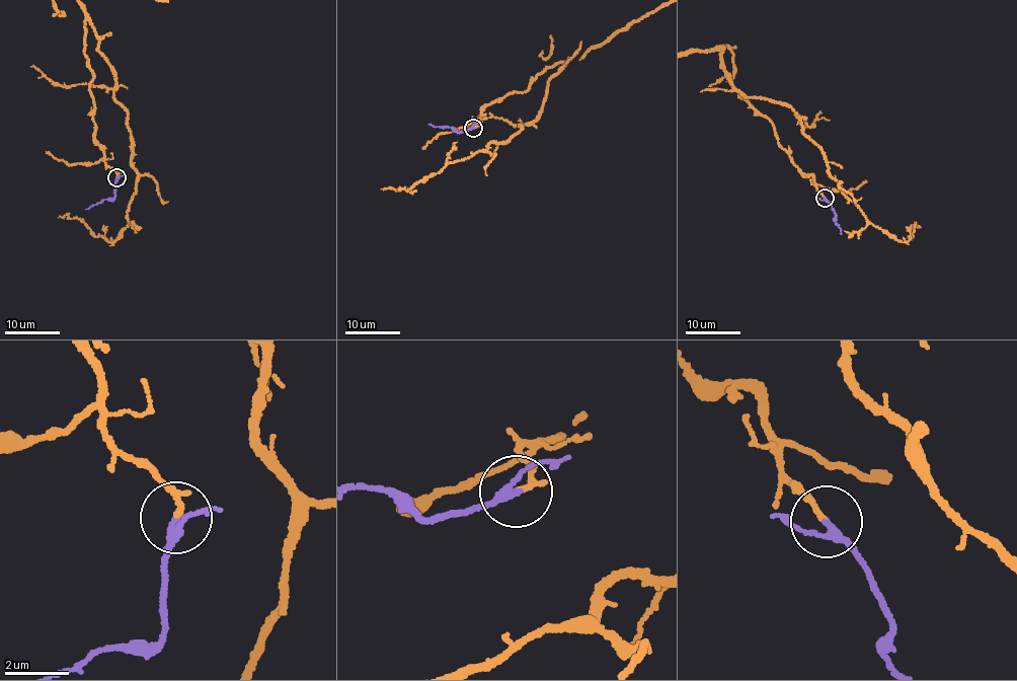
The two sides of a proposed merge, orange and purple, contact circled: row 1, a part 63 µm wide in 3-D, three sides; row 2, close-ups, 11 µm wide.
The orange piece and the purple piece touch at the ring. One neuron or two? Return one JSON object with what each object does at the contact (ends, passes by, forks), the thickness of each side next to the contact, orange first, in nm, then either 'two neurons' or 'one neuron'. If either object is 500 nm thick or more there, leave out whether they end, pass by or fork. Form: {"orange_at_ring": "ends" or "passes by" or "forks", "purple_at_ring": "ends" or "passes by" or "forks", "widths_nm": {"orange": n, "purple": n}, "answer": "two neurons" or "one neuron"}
{"orange_at_ring": "ends", "purple_at_ring": "passes by", "widths_nm": {"orange": 170, "purple": 220}, "answer": "one neuron"}

